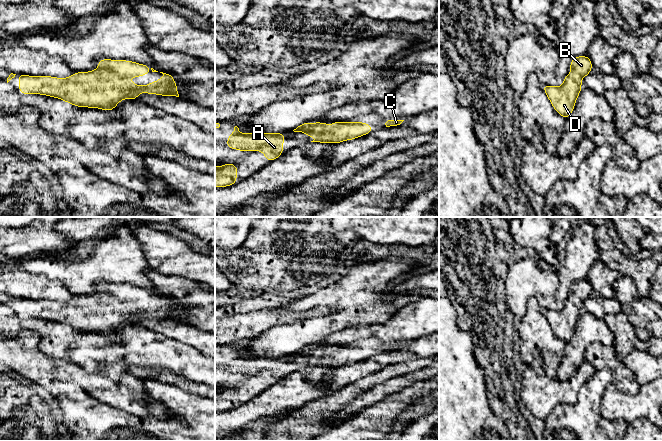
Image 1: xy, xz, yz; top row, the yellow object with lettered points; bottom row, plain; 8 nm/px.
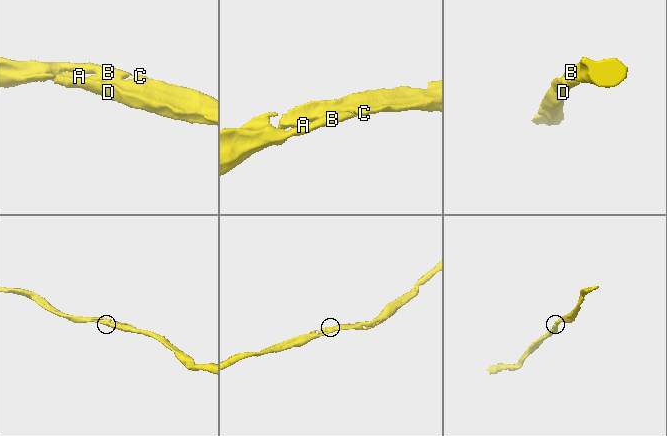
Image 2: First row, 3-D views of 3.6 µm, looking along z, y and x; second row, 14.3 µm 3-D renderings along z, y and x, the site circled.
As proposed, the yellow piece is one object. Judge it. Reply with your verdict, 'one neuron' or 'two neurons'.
one neuron

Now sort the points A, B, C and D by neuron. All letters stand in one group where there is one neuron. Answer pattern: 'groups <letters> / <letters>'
groups A B C D

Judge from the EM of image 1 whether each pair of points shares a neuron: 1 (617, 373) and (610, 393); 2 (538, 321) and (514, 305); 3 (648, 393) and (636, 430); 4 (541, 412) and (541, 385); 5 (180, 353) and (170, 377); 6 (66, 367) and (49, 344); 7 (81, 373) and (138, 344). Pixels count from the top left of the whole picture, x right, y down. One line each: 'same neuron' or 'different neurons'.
1: different neurons
2: different neurons
3: different neurons
4: same neuron
5: different neurons
6: different neurons
7: different neurons

